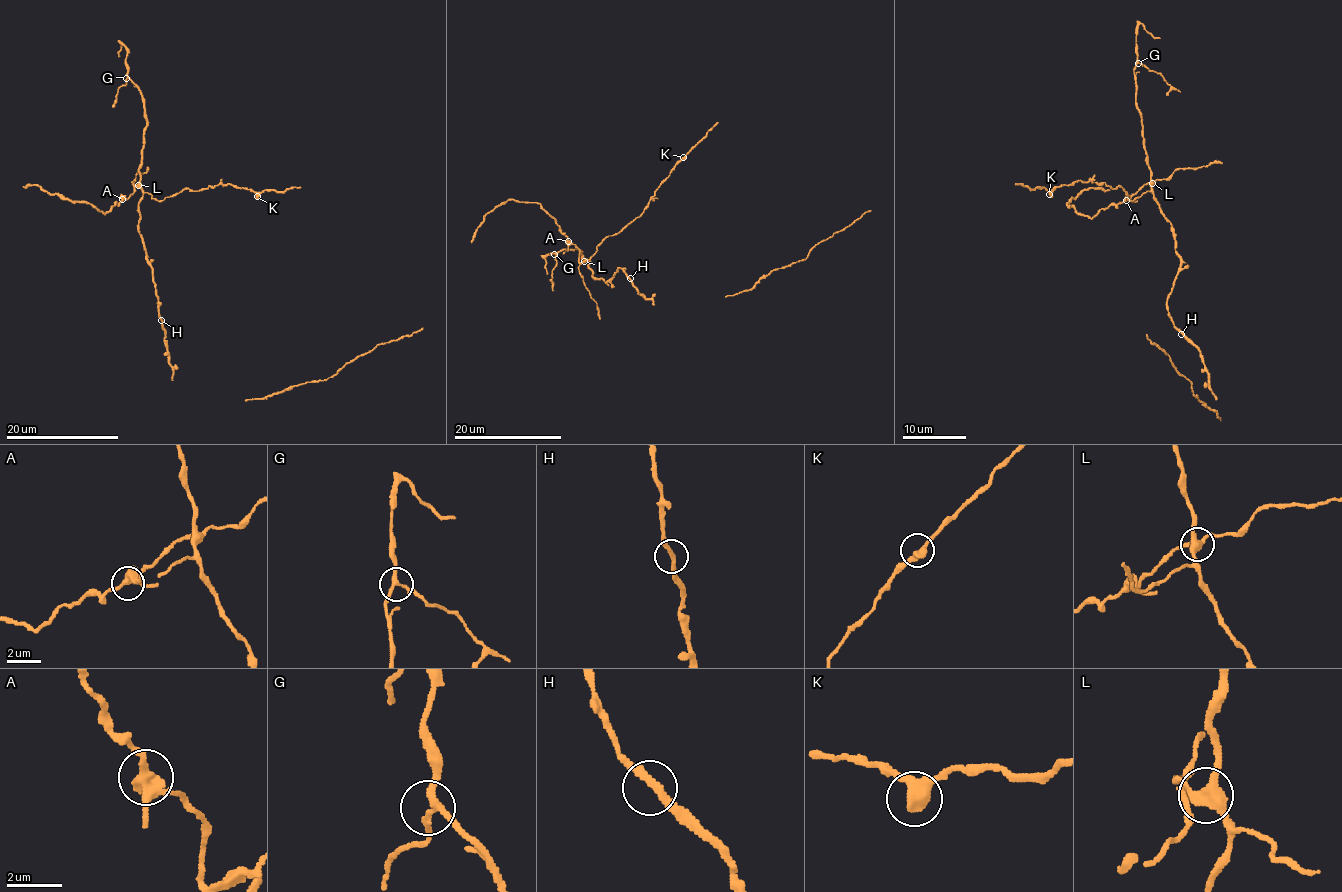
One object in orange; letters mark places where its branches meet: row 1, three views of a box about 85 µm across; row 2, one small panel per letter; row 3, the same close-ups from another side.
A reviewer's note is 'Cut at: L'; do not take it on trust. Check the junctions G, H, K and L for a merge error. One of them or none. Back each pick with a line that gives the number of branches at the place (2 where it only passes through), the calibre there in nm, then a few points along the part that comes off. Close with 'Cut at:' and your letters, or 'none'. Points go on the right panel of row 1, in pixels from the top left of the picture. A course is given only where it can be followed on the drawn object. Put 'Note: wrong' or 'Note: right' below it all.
L: 4 branches meet; 360 nm thick; foreign part runs (1153, 182), (1128, 199), (1101, 209), (1092, 217), (1076, 212), (1067, 204), (1081, 190), (1109, 189)
Cut at: L
Note: right

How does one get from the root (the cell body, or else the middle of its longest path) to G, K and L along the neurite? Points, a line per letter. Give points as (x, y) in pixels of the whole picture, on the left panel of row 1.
G: (162, 319), (138, 225), (139, 203), (142, 196), (139, 165), (145, 127), (143, 97), (141, 90), (126, 78)
K: (162, 319), (139, 233), (142, 195), (161, 201), (189, 188), (203, 191), (233, 184), (257, 196)
L: (162, 319), (158, 312), (152, 270), (146, 260), (146, 249), (139, 233), (139, 203), (142, 192), (138, 185)

